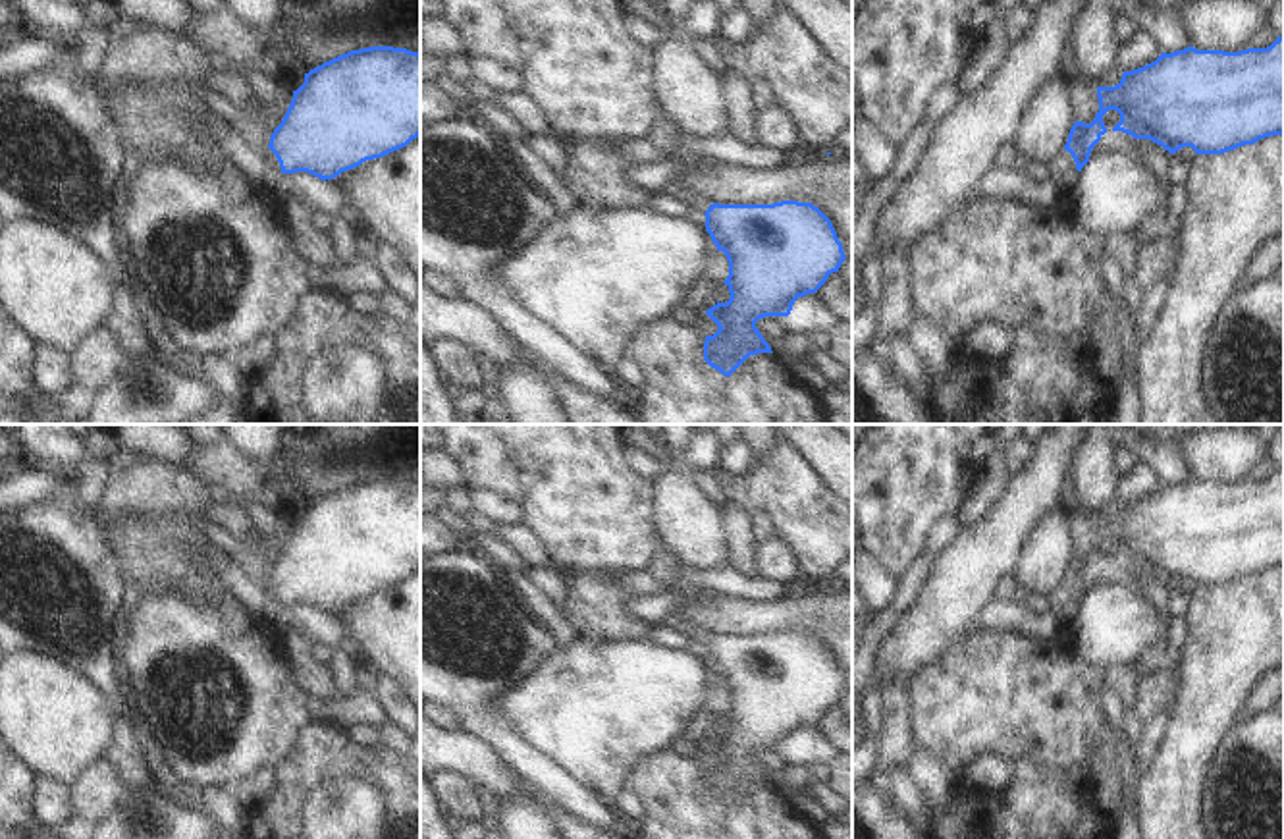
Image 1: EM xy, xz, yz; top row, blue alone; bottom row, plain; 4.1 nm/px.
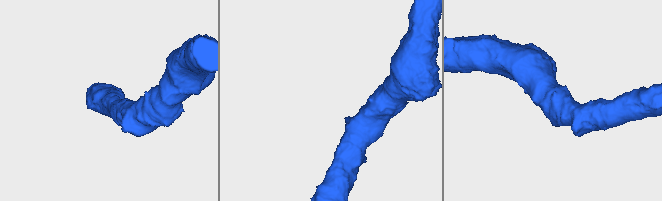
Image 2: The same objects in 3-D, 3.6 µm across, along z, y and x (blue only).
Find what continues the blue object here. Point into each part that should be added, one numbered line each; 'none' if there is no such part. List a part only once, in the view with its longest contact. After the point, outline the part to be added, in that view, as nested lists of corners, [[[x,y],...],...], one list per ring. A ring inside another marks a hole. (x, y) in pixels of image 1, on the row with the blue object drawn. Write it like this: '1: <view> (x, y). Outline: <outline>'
1: xy (268, 166). Outline: [[[268,149],[262,156],[258,156],[258,177],[262,181],[262,187],[268,191],[272,179],[276,174],[280,174],[280,162],[276,158],[276,154]]]

